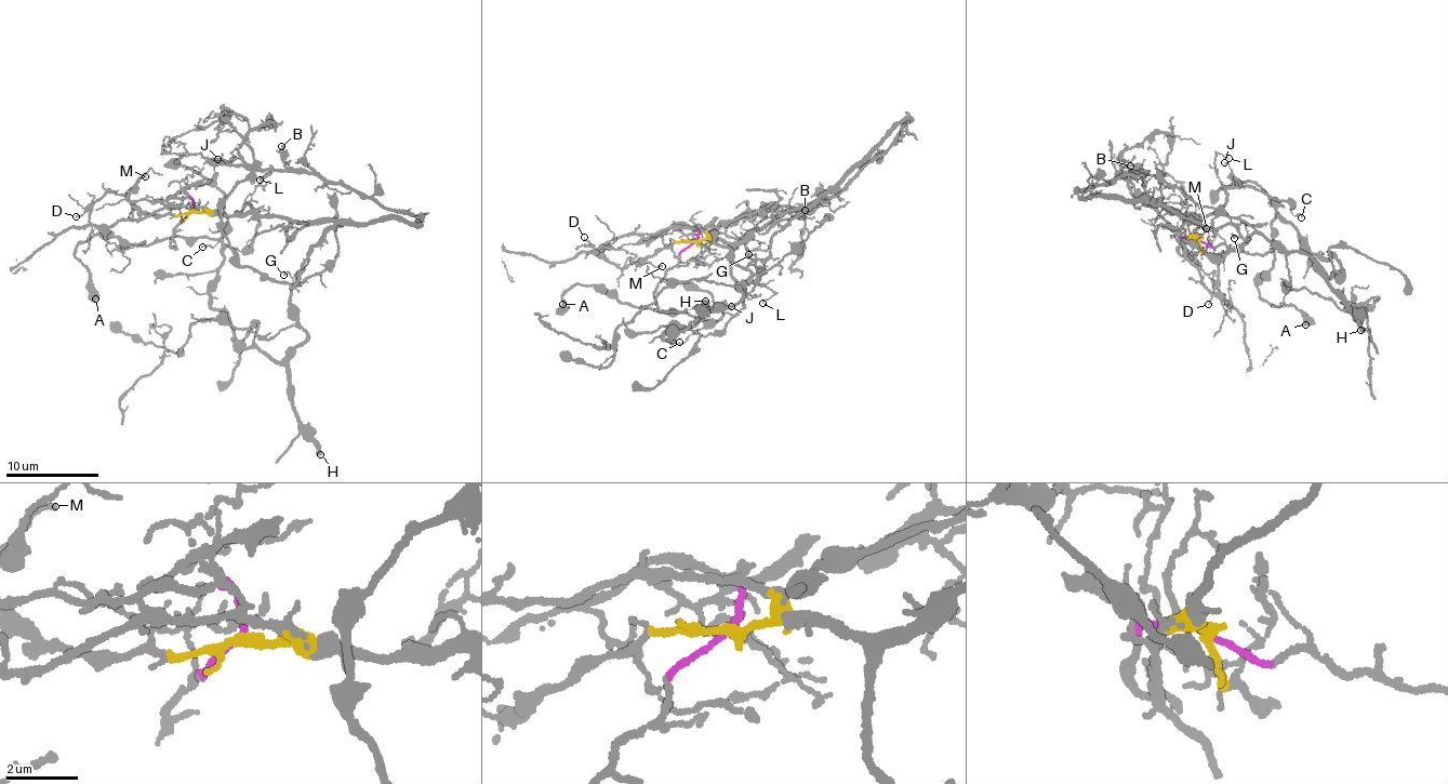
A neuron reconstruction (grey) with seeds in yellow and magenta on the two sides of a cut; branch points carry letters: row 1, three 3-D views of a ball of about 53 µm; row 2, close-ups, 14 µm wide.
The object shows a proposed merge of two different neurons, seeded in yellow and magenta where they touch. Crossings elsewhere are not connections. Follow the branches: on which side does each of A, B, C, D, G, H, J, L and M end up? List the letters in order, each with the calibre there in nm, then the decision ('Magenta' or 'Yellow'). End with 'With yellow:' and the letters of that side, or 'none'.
A: Thickness 420 nm. Magenta
B: Thickness 130 nm. Yellow
C: Thickness 100 nm. Yellow
D: Thickness 120 nm. Yellow
G: Thickness 110 nm. Yellow
H: Thickness 360 nm. Magenta
J: Thickness 100 nm. Magenta
L: Thickness 120 nm. Yellow
M: Thickness 120 nm. Yellow
With yellow: B, C, D, G, L, M

